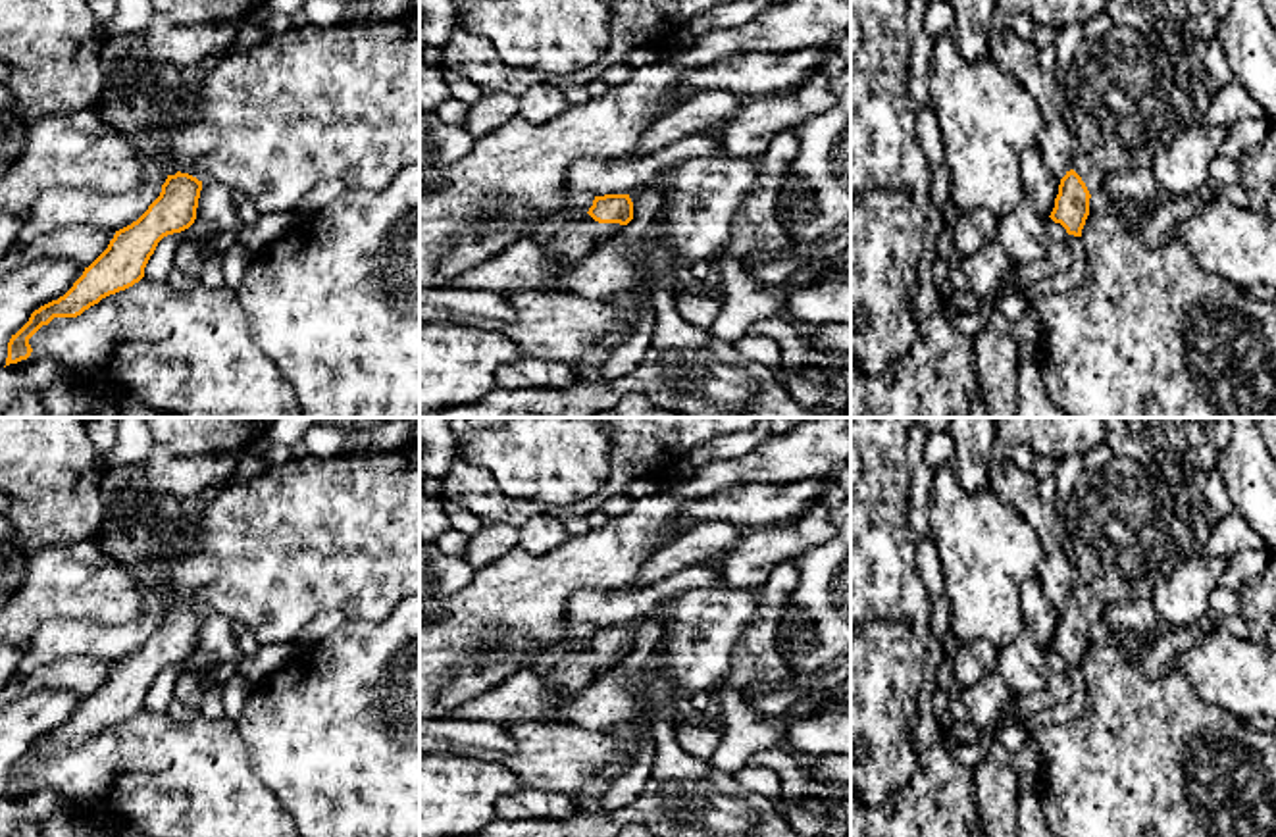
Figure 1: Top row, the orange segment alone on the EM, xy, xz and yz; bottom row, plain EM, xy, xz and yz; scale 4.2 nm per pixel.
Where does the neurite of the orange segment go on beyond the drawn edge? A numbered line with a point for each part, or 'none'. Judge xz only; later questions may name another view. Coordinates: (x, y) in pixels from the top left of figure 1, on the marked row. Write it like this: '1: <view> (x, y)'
1: xz (564, 247)

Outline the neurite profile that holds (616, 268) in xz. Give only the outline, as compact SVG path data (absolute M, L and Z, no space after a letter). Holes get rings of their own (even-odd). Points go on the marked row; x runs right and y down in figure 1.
M660 181L633 194L633 219L602 242L577 267L552 271L543 266L539 237L522 239L500 256L473 267L448 283L454 291L564 291L585 298L627 298L647 292L645 242L654 231L660 206Z

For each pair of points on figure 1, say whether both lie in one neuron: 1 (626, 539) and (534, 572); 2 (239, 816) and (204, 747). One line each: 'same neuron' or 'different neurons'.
1: same neuron
2: same neuron

